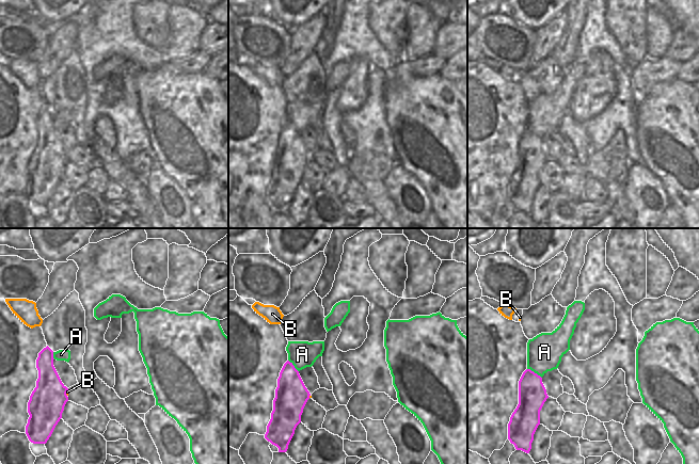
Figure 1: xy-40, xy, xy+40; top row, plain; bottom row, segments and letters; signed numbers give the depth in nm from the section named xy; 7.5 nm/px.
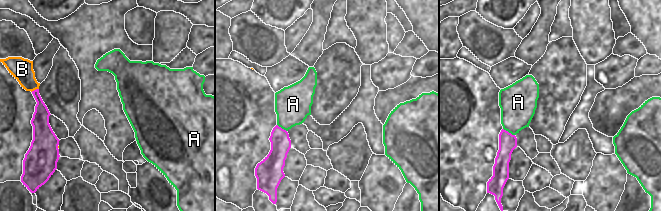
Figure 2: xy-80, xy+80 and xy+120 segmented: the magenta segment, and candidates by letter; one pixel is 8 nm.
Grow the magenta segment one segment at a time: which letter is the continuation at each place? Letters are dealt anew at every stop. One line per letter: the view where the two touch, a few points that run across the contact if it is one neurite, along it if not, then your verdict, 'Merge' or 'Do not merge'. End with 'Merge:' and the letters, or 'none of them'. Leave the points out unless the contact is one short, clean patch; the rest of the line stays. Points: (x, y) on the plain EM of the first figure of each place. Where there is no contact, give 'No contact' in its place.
A: Touches magenta in xy+40. Line: xy+40 (527, 129), (541, 139). Do not merge
B: Touches magenta in xy-40. Merge
Merge: B

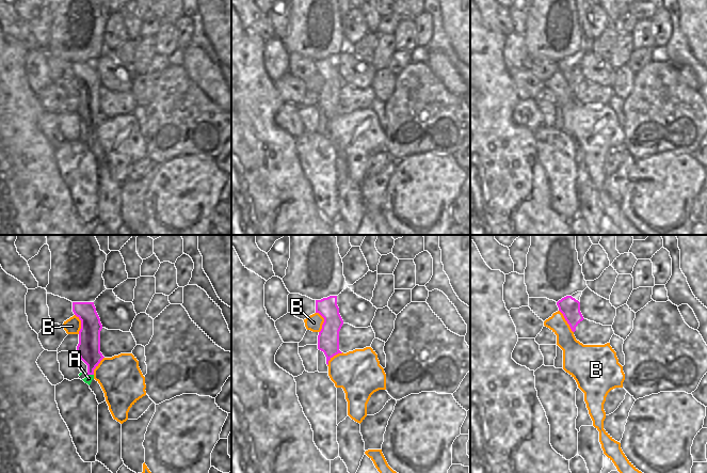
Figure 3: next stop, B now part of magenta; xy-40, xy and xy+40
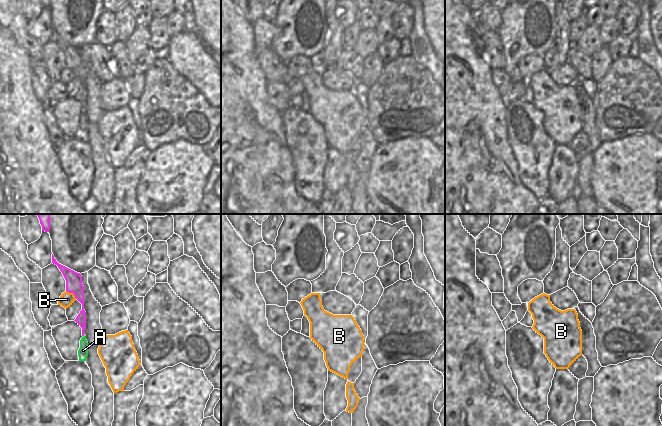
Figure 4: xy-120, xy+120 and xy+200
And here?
A: Touches magenta in xy-40. Line: xy-40 (87, 135), (93, 136). Do not merge
B: Touches magenta in xy. Do not merge
Merge: none of them

